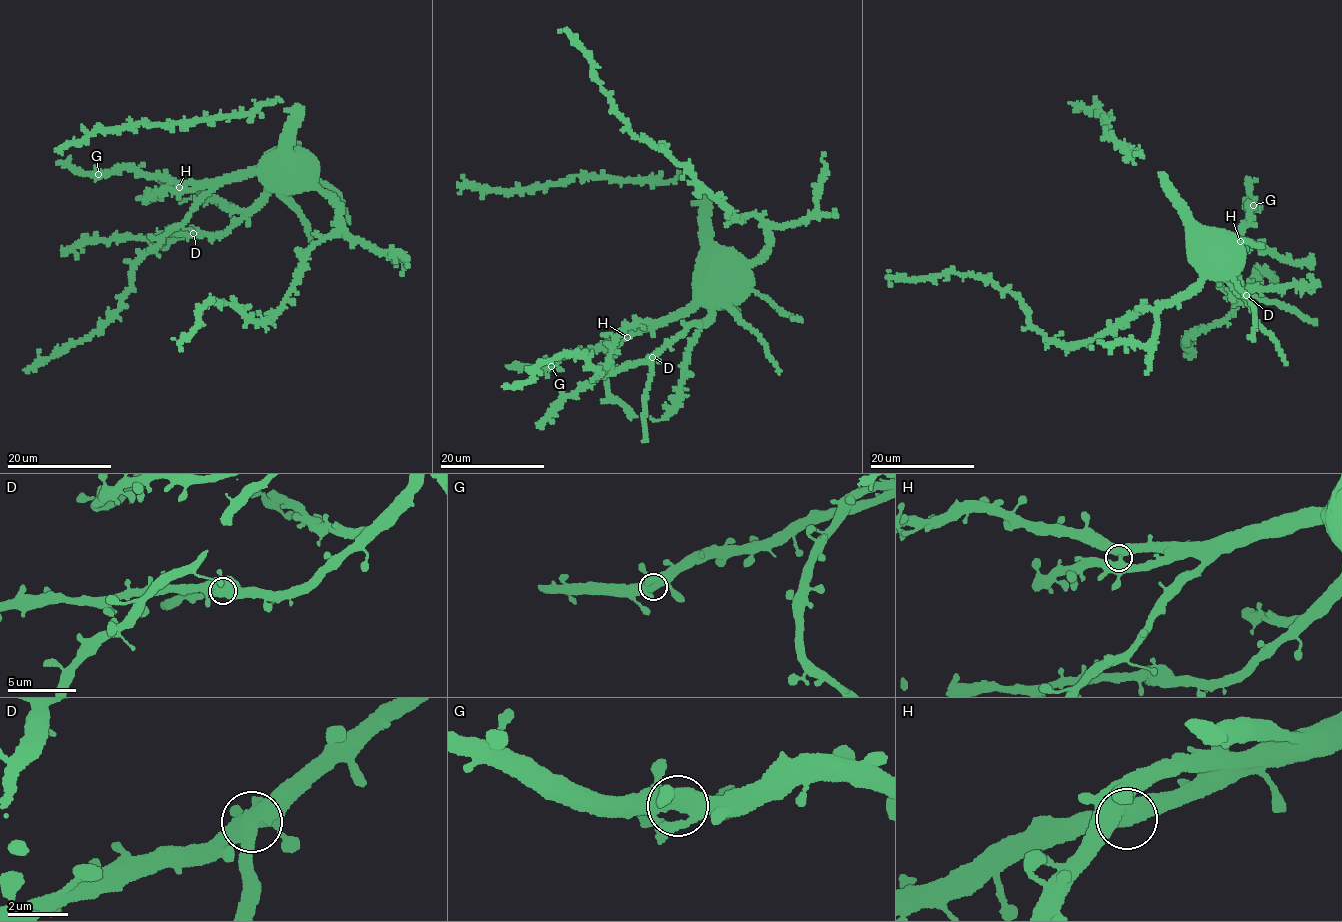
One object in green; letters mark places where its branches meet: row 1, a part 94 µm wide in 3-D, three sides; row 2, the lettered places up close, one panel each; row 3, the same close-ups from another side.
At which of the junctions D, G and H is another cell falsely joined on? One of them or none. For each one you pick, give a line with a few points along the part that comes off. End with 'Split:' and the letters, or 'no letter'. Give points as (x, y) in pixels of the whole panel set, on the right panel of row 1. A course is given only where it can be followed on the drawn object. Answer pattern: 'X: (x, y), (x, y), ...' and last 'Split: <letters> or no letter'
D: (1247, 296), (1289, 306), (1316, 324)
Split: D

